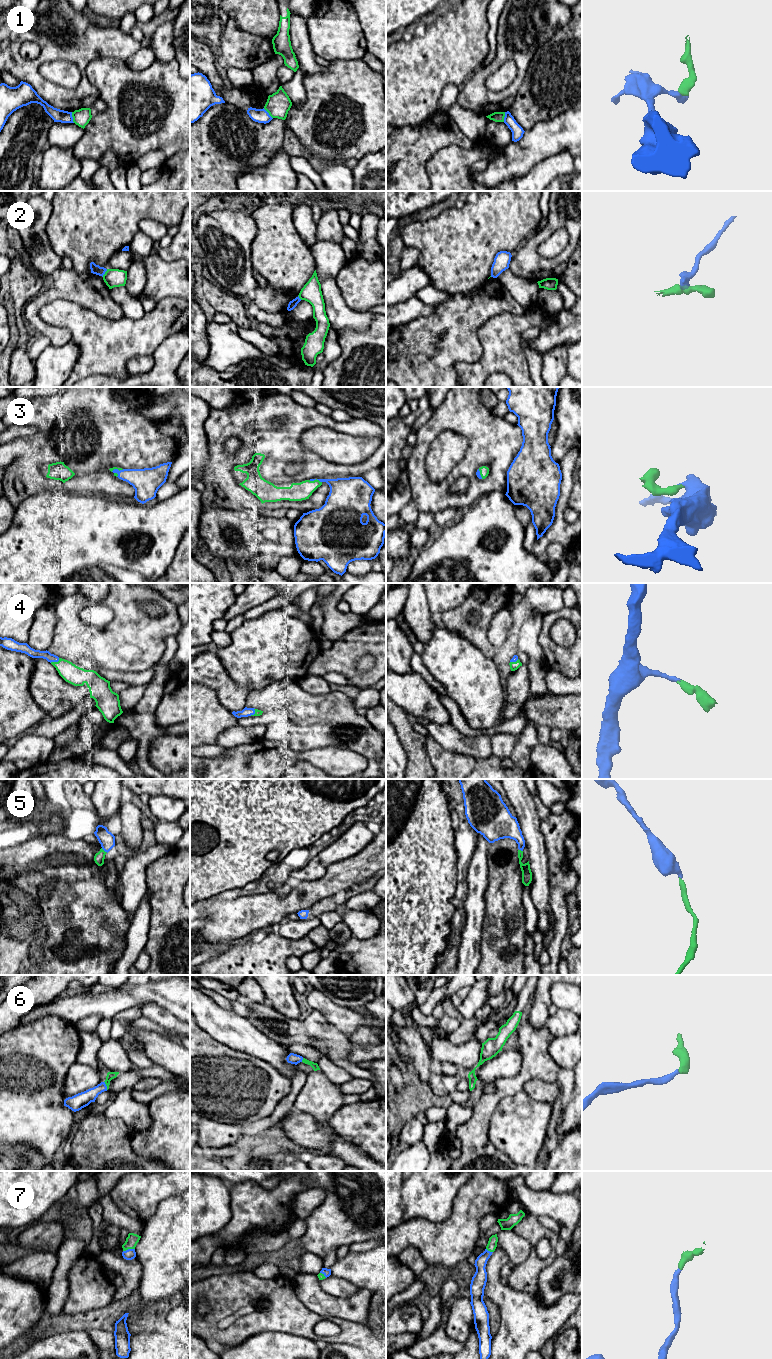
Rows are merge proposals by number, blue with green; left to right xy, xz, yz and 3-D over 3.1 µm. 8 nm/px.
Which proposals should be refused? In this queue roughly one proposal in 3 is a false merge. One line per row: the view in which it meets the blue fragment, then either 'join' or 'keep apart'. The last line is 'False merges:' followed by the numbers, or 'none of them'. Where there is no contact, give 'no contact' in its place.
1: contact in xy; keep apart
2: contact in xy; join
3: contact in xy; join
4: contact in xy; join
5: contact in xy; join
6: contact in xy; join
7: contact in xy; join
False merges: 1

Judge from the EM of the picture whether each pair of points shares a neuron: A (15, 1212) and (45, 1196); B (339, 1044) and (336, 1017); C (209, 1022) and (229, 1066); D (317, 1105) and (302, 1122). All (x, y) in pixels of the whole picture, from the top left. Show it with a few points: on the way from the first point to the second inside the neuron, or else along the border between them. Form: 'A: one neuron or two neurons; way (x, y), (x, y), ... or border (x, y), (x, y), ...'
A: one neuron; way (24, 1212), (36, 1212), (37, 1205)
B: two neurons; border (321, 1012), (330, 1024), (347, 1036)
C: two neurons; border (200, 1027), (216, 1040), (240, 1051)
D: two neurons; border (293, 1107), (308, 1113), (318, 1123), (326, 1126)

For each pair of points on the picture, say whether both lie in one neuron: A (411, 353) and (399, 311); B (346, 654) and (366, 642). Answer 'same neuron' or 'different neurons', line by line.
A: different neurons
B: same neuron

